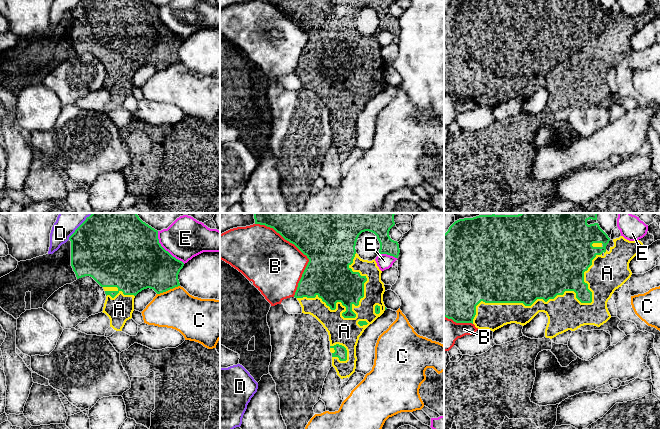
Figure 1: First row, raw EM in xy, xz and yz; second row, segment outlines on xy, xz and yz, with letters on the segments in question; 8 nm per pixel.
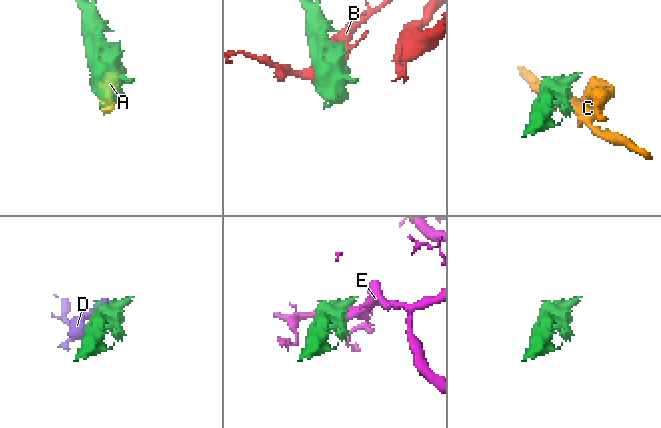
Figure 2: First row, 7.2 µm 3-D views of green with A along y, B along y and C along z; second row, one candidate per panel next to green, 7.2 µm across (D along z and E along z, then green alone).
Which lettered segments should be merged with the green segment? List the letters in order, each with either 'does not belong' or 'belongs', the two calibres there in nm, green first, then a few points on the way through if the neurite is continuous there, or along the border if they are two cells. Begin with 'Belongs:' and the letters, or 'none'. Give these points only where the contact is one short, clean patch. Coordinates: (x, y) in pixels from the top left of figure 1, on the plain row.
Belongs: A
A: belongs | 480/300 nm
B: does not belong | 400/440 nm
C: does not belong | 360/320 nm | along xy (179, 61), (157, 70)
D: does not belong | 440/160 nm
E: does not belong | 460/280 nm

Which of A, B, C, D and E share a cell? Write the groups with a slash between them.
A / B / C / D / E

